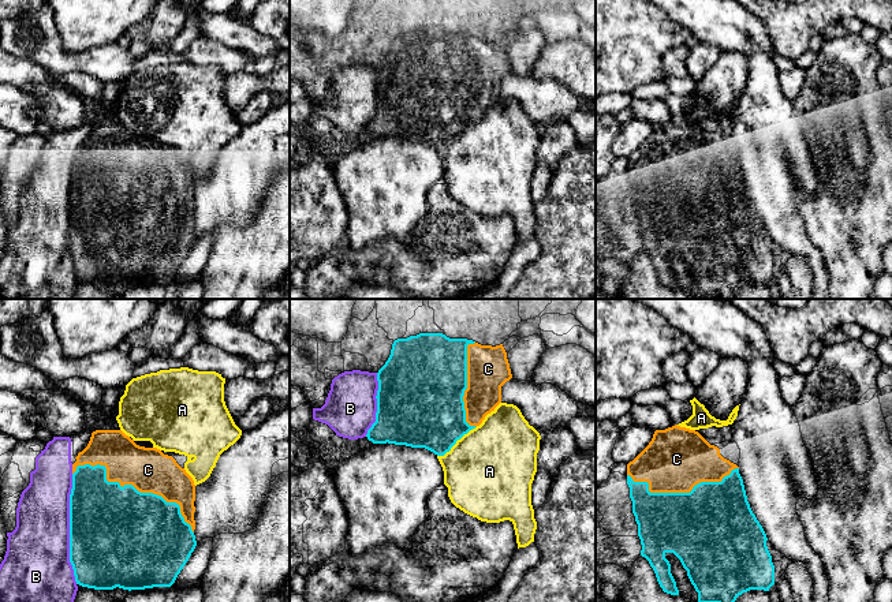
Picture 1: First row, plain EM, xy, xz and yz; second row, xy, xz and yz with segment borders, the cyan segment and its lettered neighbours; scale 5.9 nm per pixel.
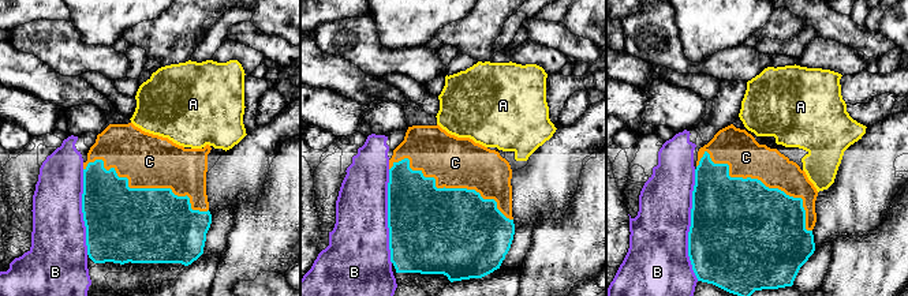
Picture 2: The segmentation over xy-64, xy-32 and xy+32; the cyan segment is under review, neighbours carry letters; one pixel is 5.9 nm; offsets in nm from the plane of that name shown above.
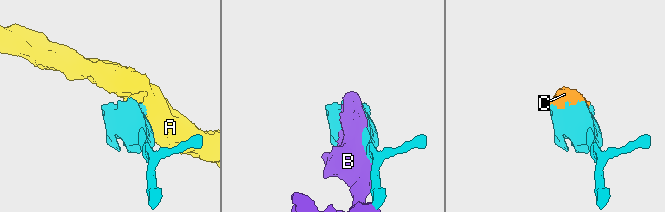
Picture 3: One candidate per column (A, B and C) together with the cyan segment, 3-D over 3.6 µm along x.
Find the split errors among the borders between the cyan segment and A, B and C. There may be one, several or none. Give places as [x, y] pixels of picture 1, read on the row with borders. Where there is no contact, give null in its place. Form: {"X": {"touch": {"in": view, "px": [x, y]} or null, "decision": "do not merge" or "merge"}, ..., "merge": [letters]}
{"A": {"touch": {"in": "xz", "px": [455, 442]}, "decision": "do not merge"}, "B": {"touch": {"in": "xy", "px": [70, 528]}, "decision": "do not merge"}, "C": {"touch": {"in": "xy", "px": [134, 488]}, "decision": "merge"}, "merge": ["C"]}

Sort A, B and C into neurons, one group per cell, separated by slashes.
A / B / C

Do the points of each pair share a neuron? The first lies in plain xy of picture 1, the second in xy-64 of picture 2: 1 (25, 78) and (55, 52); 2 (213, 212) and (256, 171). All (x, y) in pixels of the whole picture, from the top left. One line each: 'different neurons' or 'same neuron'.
1: different neurons
2: same neuron

